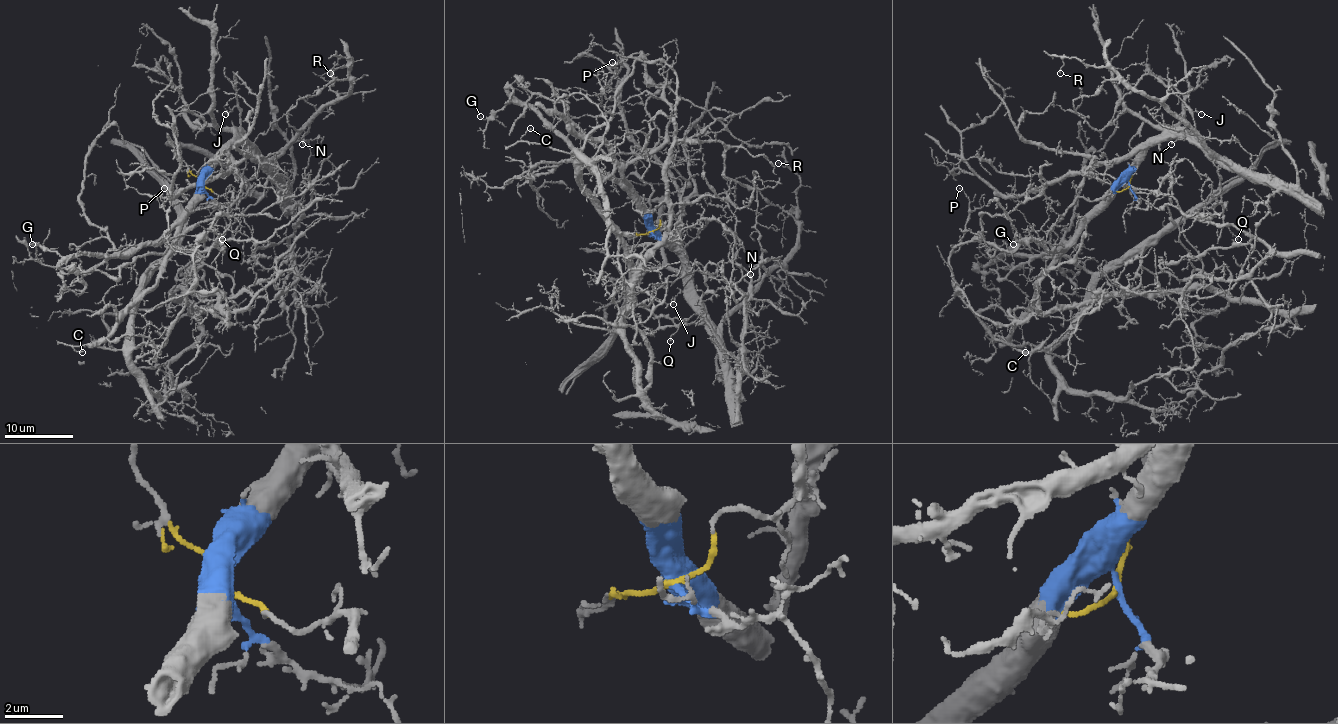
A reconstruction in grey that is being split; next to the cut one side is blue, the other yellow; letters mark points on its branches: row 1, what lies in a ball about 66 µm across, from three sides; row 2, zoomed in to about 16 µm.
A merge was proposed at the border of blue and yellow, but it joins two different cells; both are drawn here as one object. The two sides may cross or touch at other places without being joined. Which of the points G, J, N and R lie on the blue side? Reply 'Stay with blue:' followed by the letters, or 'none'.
Stay with blue: G, J, N, R

